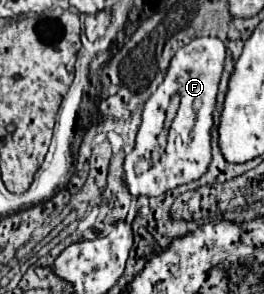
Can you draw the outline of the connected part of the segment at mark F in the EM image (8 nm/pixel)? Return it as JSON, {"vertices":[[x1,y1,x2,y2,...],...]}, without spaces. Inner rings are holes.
{"vertices":[[193,38,177,50,165,80,143,108,137,142,125,158,125,184,133,196,161,196,181,184,199,180,211,164,211,128,223,74,223,42],[167,112,175,116,169,118]]}

